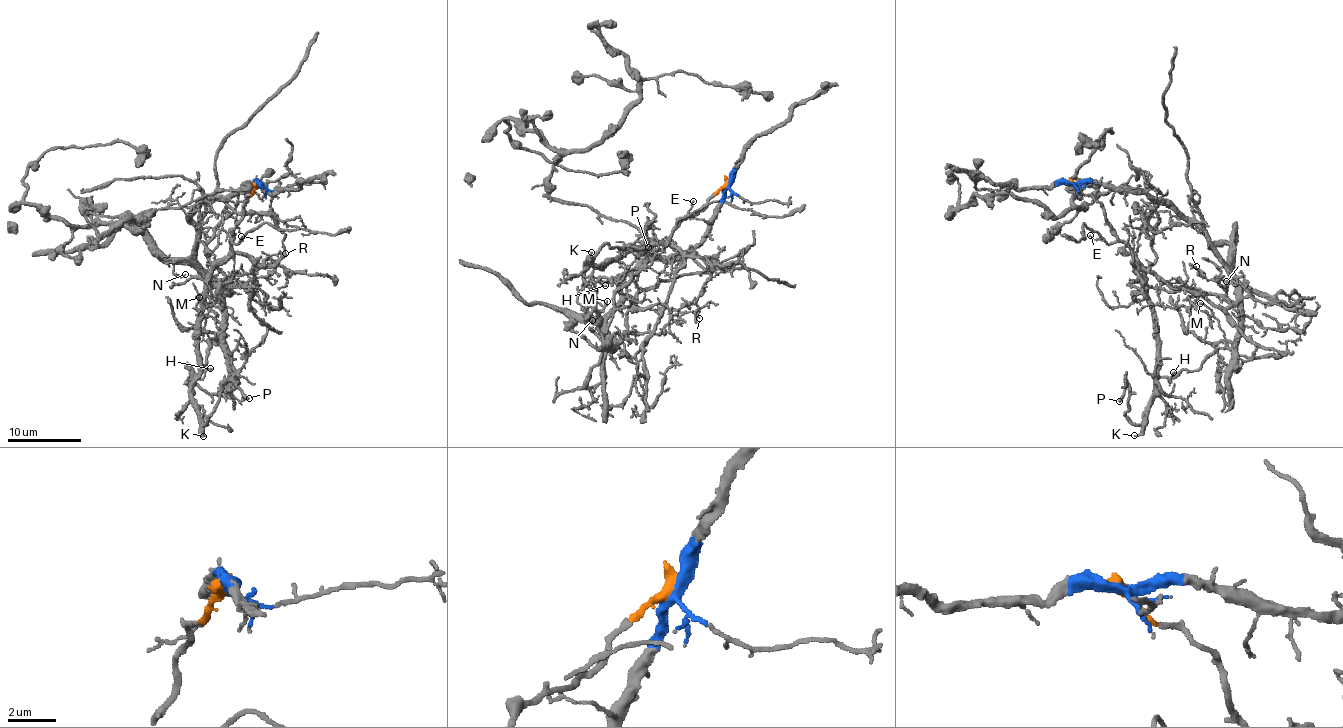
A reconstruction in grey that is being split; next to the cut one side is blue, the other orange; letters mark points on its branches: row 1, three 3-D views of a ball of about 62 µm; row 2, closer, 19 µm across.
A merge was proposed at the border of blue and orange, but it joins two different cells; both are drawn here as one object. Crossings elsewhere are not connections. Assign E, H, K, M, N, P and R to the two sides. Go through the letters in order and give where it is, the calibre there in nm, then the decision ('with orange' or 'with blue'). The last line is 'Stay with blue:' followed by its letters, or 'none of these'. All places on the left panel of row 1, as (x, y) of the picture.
E: at (241, 236); 110 nm thick; with orange
H: at (210, 368); 110 nm thick; with orange
K: at (203, 436); 100 nm thick; with orange
M: at (199, 297); 90 nm thick; with blue
N: at (185, 274); 110 nm thick; with blue
P: at (249, 398); 260 nm thick; with orange
R: at (285, 253); 70 nm thick; with blue
Stay with blue: M, N, R

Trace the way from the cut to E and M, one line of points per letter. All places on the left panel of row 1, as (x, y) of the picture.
E: (257, 184), (244, 203), (241, 221), (234, 229), (232, 240), (242, 240), (241, 235)
M: (257, 184), (206, 197), (189, 216), (197, 267), (219, 292), (223, 325), (215, 333), (204, 330), (199, 297)

